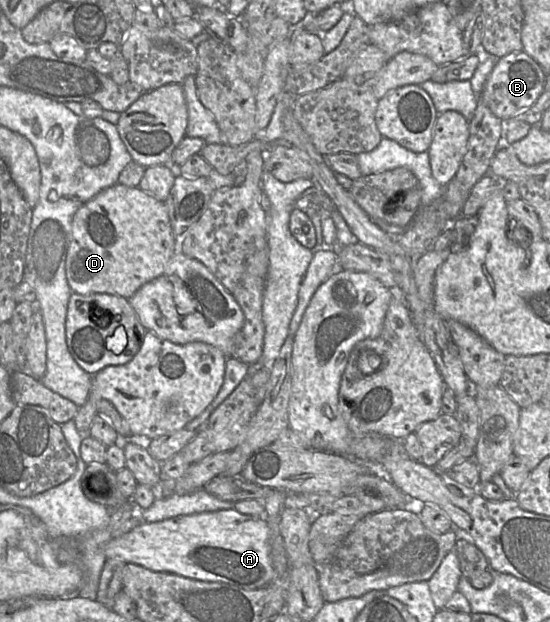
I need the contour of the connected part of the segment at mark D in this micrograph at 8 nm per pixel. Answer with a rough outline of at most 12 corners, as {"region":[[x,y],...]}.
{"region":[[117,183],[75,213],[74,293],[130,299],[177,251],[166,203]]}

